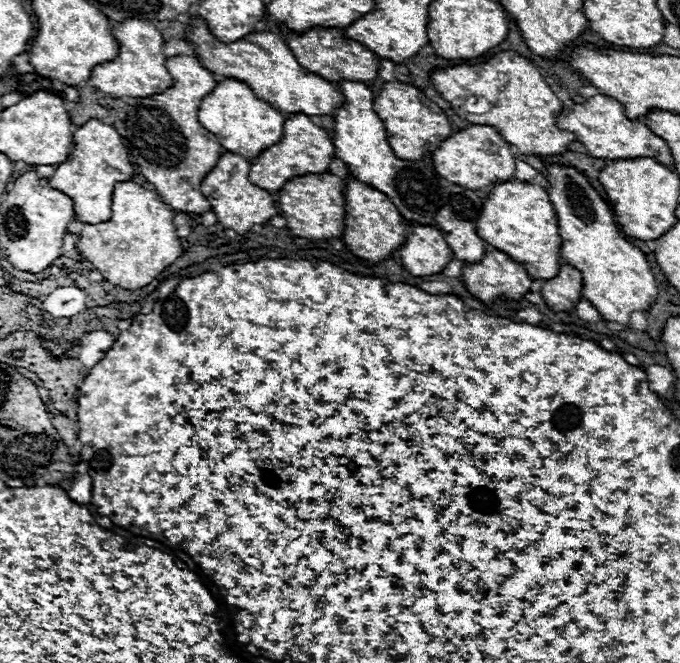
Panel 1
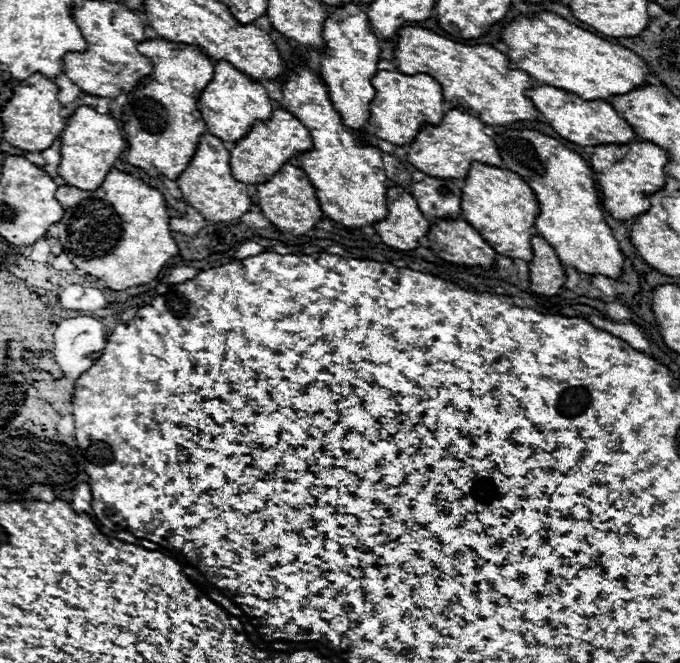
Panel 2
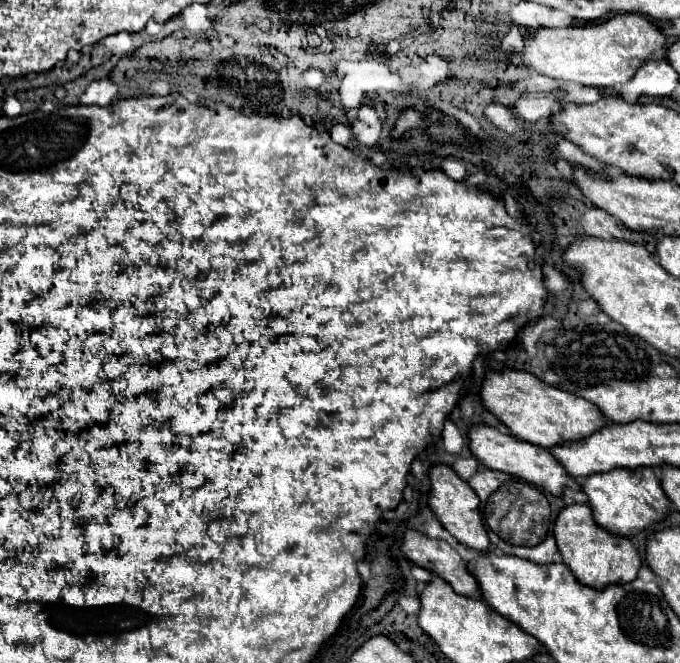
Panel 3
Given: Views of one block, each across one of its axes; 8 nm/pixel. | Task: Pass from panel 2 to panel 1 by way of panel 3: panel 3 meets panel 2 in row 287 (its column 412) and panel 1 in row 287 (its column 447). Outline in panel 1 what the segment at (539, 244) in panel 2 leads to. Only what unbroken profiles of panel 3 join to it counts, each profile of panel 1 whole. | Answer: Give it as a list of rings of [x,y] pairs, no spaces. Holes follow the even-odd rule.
[[[562,264],[558,276],[550,278],[542,286],[542,298],[554,312],[572,312],[582,296],[582,276],[570,264]]]

